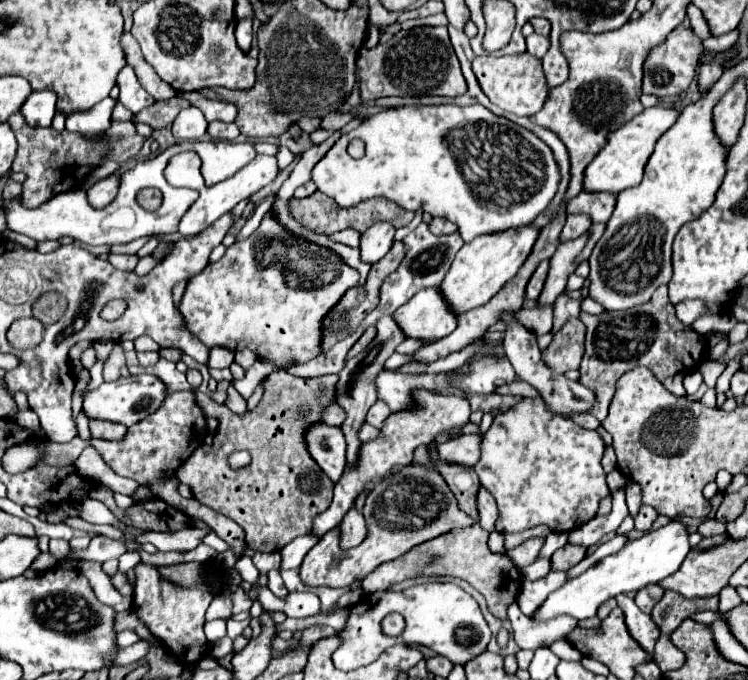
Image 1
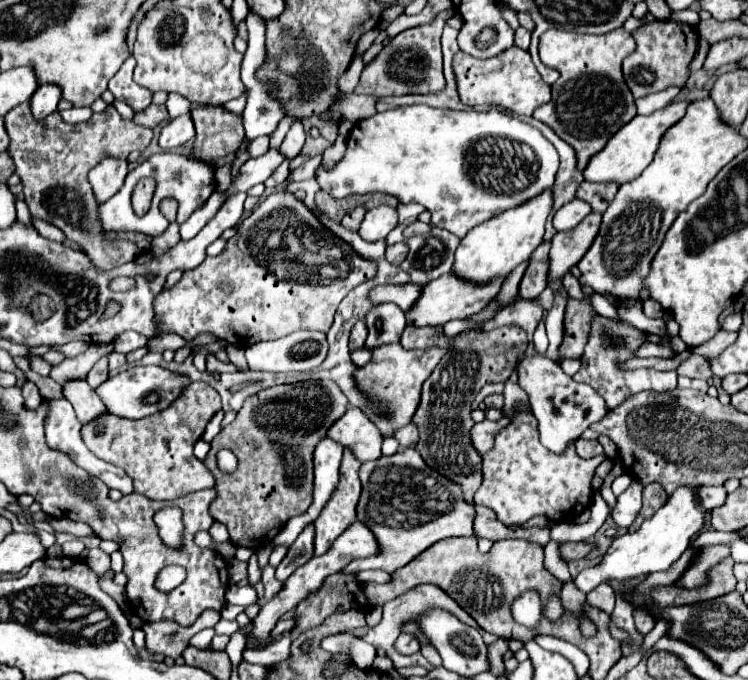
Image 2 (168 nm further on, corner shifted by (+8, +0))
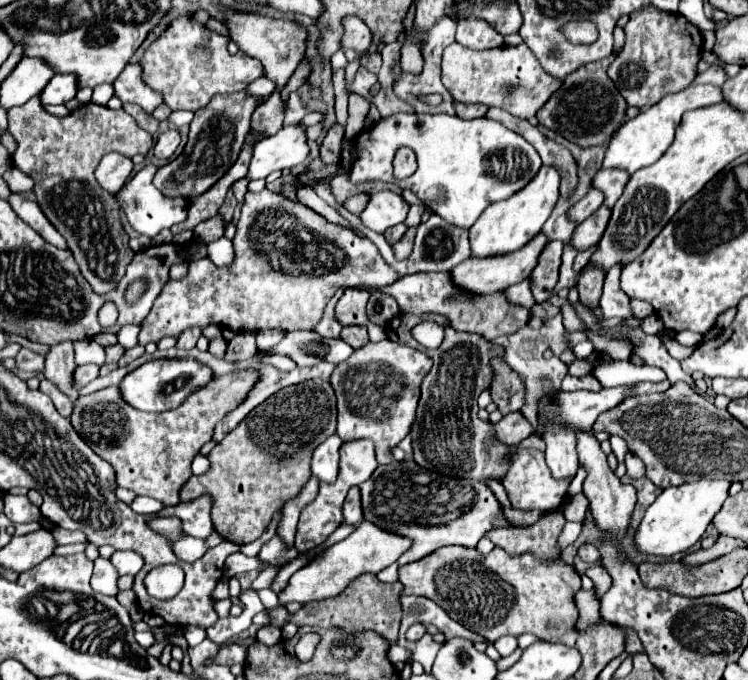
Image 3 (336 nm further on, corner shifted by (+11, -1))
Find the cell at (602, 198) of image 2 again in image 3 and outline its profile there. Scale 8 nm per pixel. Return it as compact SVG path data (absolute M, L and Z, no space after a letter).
M602 169L594 175L592 187L604 193L604 205L608 209L612 209L612 205L618 201L628 179L630 179L630 175L624 173L622 169Z

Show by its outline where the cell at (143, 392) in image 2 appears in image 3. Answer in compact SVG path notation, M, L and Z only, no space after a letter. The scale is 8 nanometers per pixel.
M184 357L184 359L154 359L154 361L140 365L138 369L128 373L120 381L120 395L130 407L134 407L138 411L160 413L160 411L176 409L190 393L194 393L196 389L206 385L210 379L212 379L212 373L208 373L208 367L200 365L196 359L188 359L188 357Z

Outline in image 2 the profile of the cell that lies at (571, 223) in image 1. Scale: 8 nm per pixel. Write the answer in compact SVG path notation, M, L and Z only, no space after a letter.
M571 200L567 202L563 208L559 208L553 216L553 226L561 232L561 230L571 230L575 228L587 214L591 212L591 206L585 200Z

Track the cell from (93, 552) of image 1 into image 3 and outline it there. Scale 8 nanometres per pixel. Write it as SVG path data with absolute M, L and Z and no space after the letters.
M98 557L94 561L94 575L92 575L92 589L96 593L104 593L104 595L116 595L118 593L118 587L116 587L116 581L118 581L118 571L114 569L114 565L108 561L108 559L102 559Z

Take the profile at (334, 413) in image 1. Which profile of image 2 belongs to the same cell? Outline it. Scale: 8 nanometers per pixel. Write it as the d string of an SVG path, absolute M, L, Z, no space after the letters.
M359 408L347 410L345 416L329 428L327 436L339 442L343 448L351 450L359 462L381 458L383 436L379 436L377 426L369 422L369 418L359 412Z

